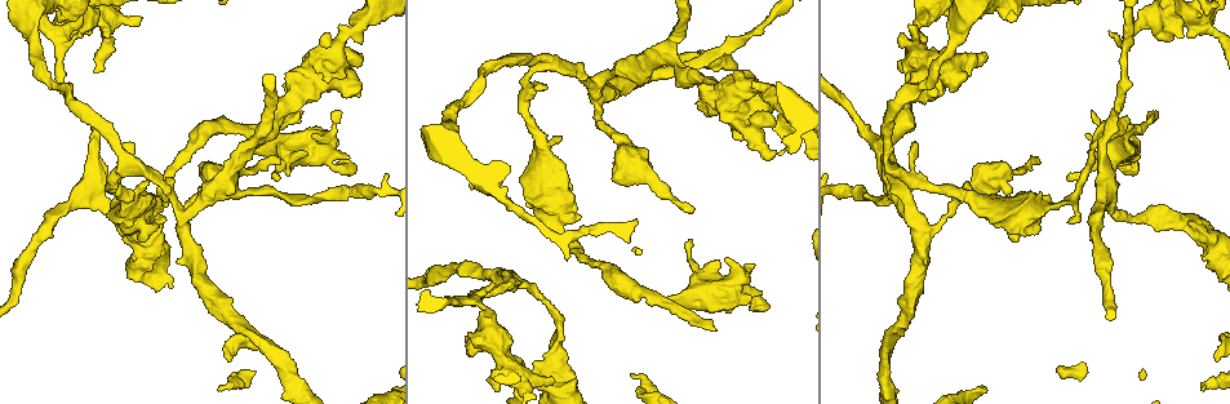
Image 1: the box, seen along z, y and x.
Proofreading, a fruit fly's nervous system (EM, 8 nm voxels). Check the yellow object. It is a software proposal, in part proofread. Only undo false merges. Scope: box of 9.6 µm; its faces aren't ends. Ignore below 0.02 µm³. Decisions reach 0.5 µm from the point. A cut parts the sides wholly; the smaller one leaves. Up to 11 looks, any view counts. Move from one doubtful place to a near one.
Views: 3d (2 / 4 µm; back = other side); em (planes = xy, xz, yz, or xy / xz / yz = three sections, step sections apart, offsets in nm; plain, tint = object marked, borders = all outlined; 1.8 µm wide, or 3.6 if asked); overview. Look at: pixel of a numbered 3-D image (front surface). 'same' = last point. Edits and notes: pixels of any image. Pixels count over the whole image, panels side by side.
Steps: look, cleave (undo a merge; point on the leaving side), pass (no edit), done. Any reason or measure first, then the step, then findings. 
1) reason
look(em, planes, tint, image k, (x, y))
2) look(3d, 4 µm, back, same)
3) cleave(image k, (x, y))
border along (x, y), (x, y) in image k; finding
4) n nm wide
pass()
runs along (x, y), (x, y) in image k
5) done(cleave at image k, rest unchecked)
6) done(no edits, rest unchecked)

looks like a crossing
look(em, 3.6 µm, planes, tint, image 1, (941, 73))

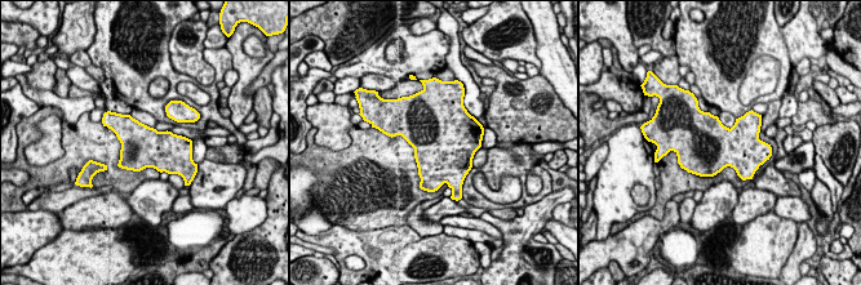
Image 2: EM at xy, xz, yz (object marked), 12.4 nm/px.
500 nm wide
pass()
one neuron here

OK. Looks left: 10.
three arms meet
look(em, planes, tint, image 1, (666, 58))

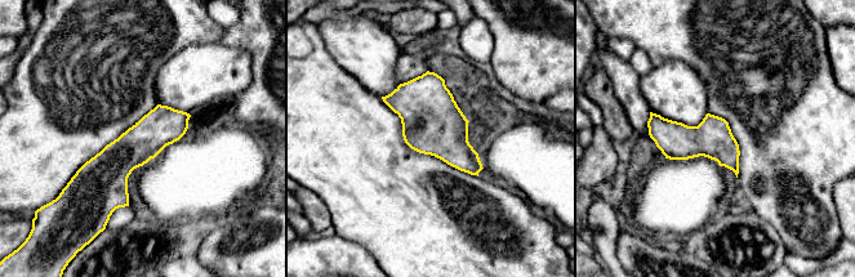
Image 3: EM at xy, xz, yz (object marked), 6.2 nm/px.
pass()
runs along (186, 116), (99, 179), (76, 179) in image 3; continuous, no second neuron

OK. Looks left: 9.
arms part here
look(3d, 4 µm, back, image 1, (662, 299))

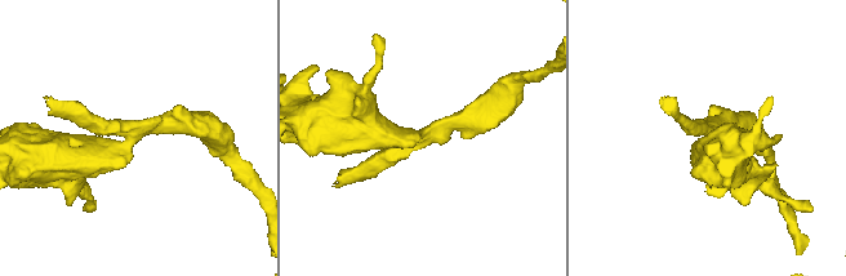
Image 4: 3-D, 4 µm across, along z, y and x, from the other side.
3 arms; arms of 220, 360, 380 nm; now the EM
look(em, planes, tint, image 4, (137, 132))

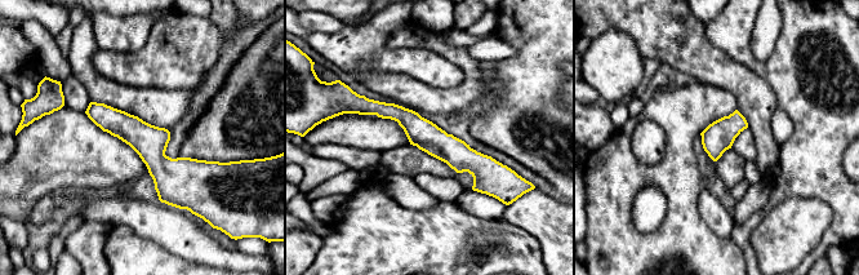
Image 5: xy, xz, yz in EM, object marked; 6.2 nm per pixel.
pass()
runs along (363, 101), (400, 114), (495, 178) in image 5; one neuron here

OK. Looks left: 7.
calibre changes
look(em, xy, step 4, tint, image 1, (510, 372))

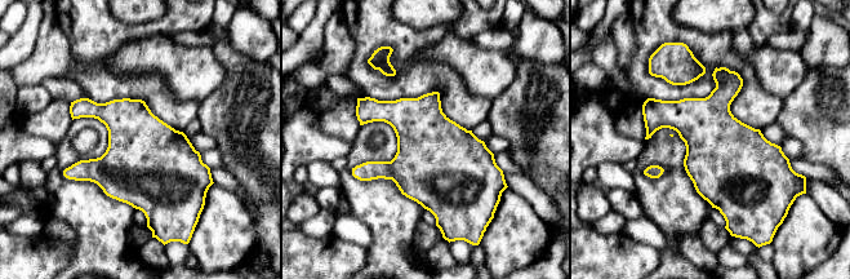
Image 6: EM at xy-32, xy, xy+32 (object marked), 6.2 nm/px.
pass()
one neuron here

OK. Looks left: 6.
done(no edits, rest unchecked)

